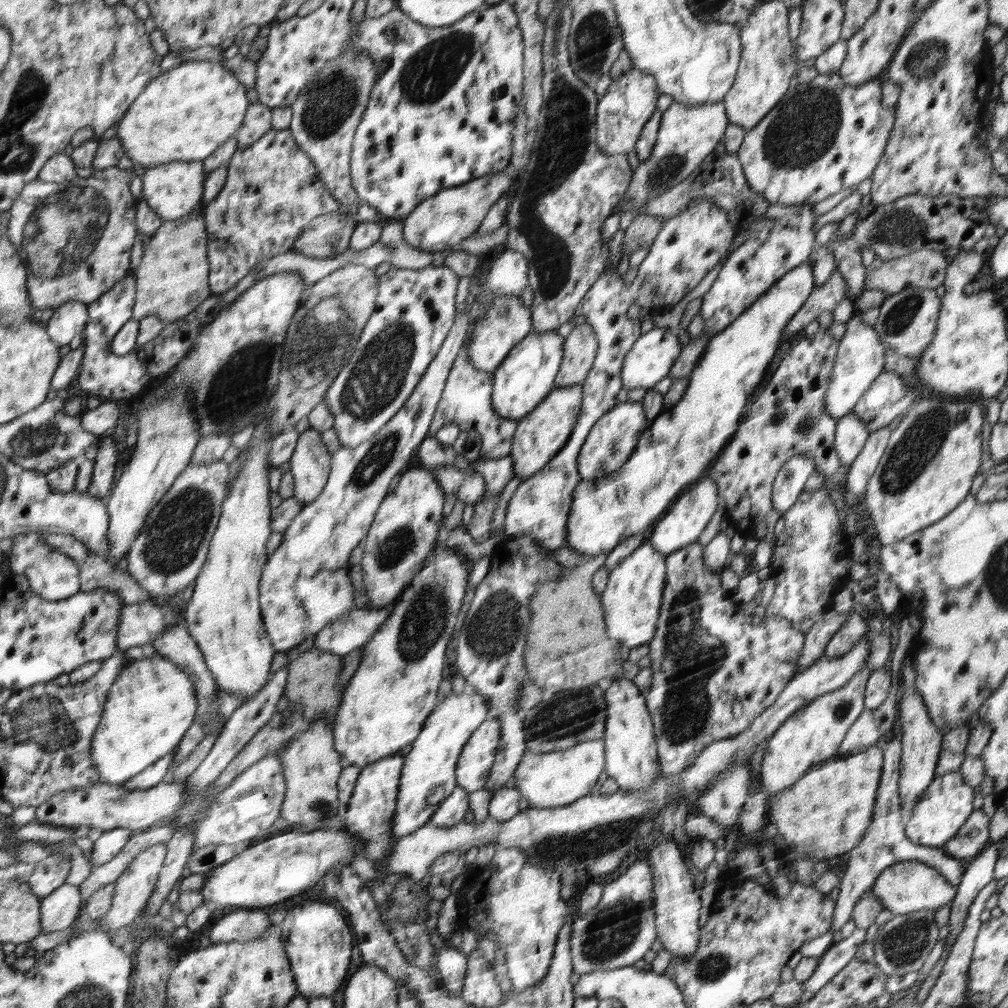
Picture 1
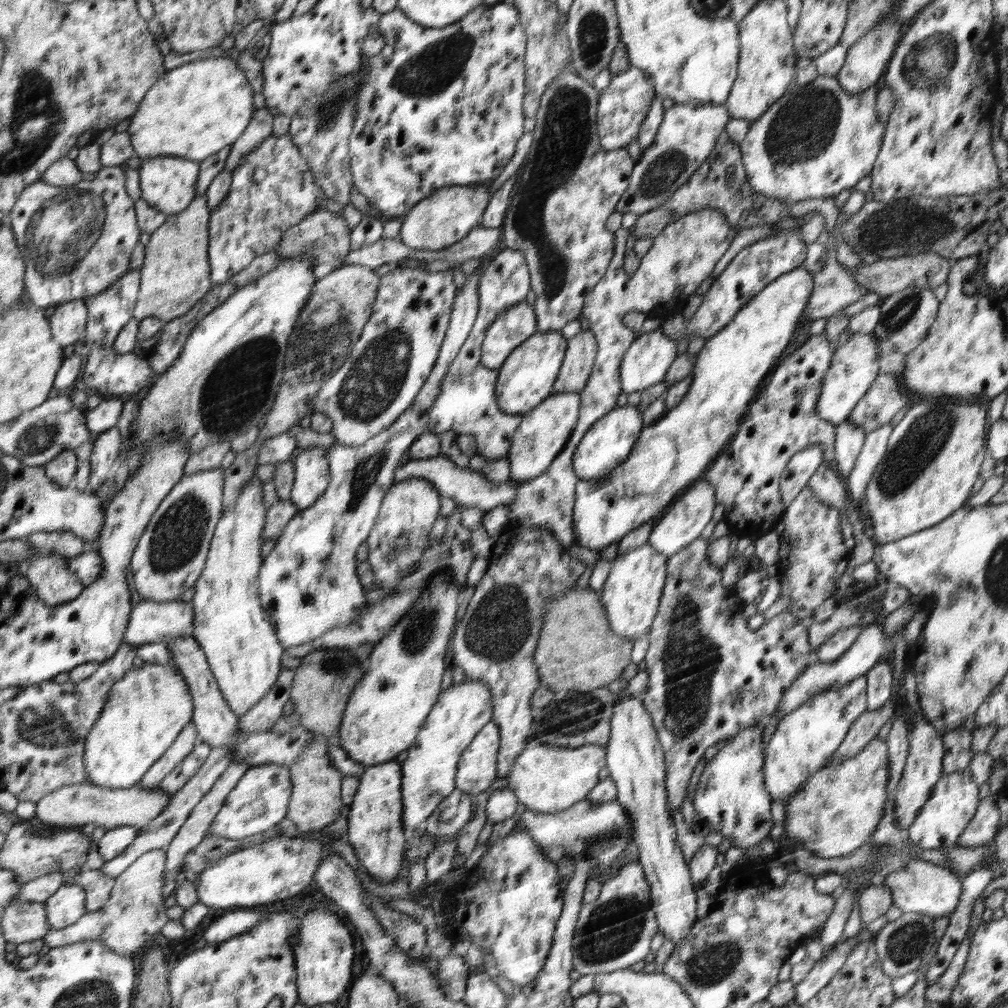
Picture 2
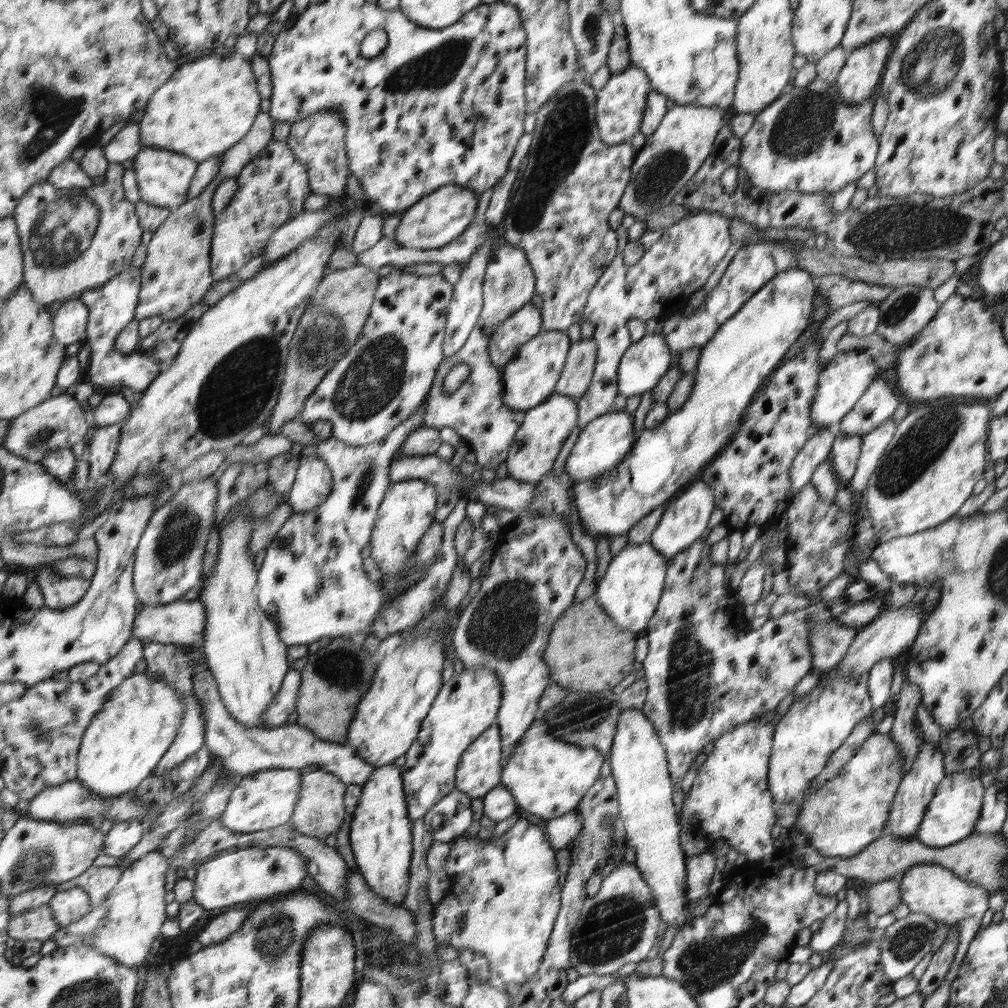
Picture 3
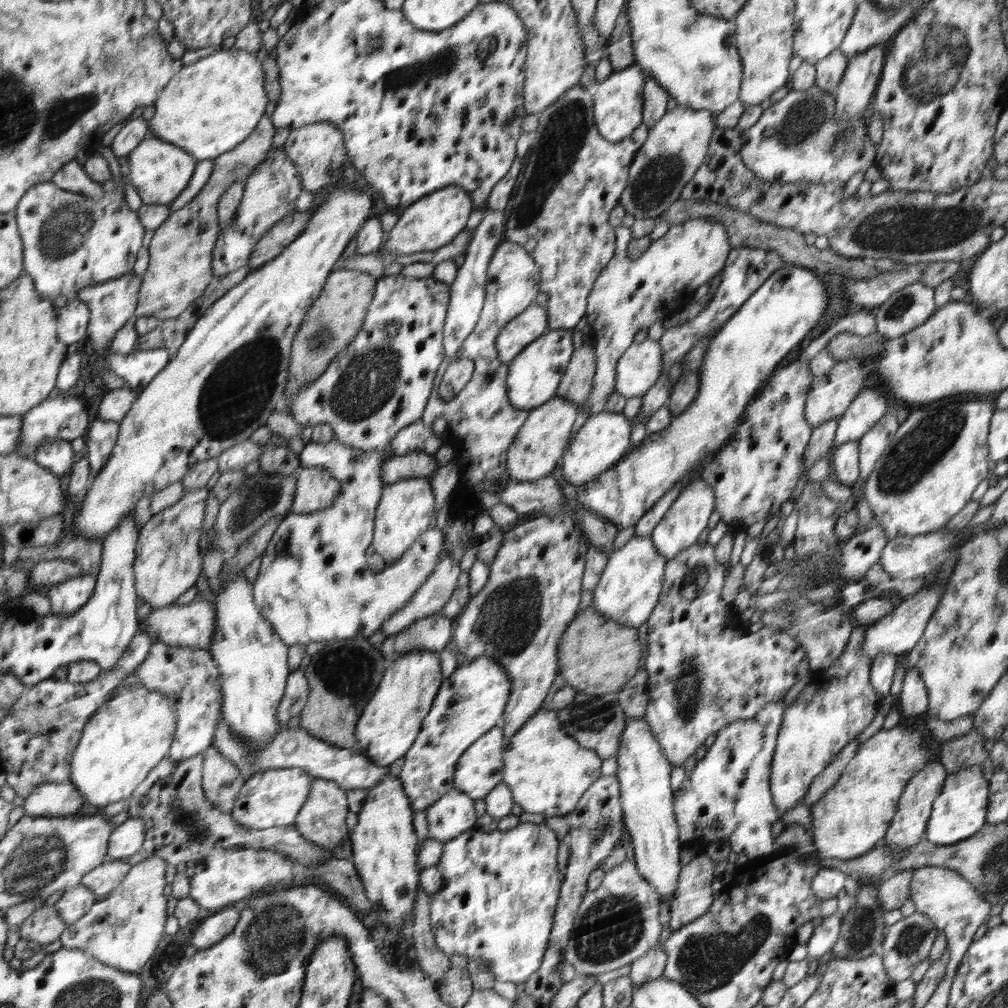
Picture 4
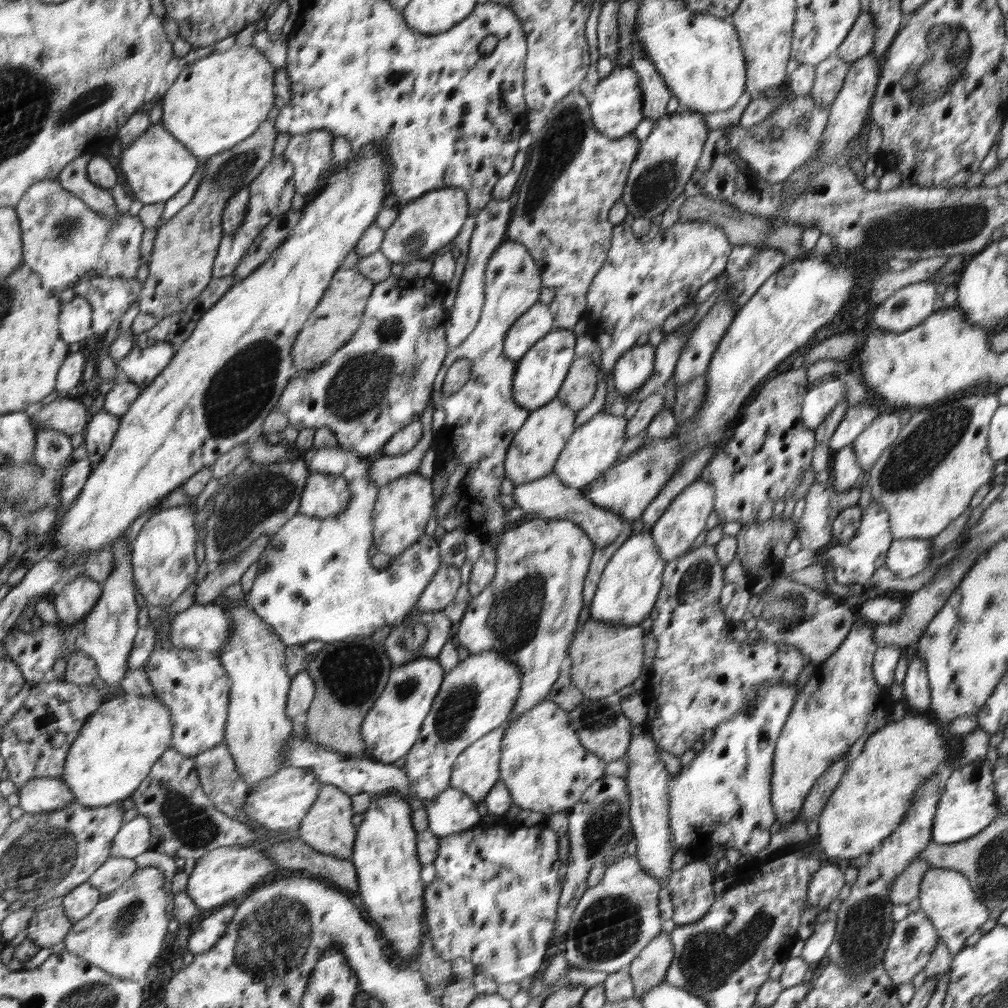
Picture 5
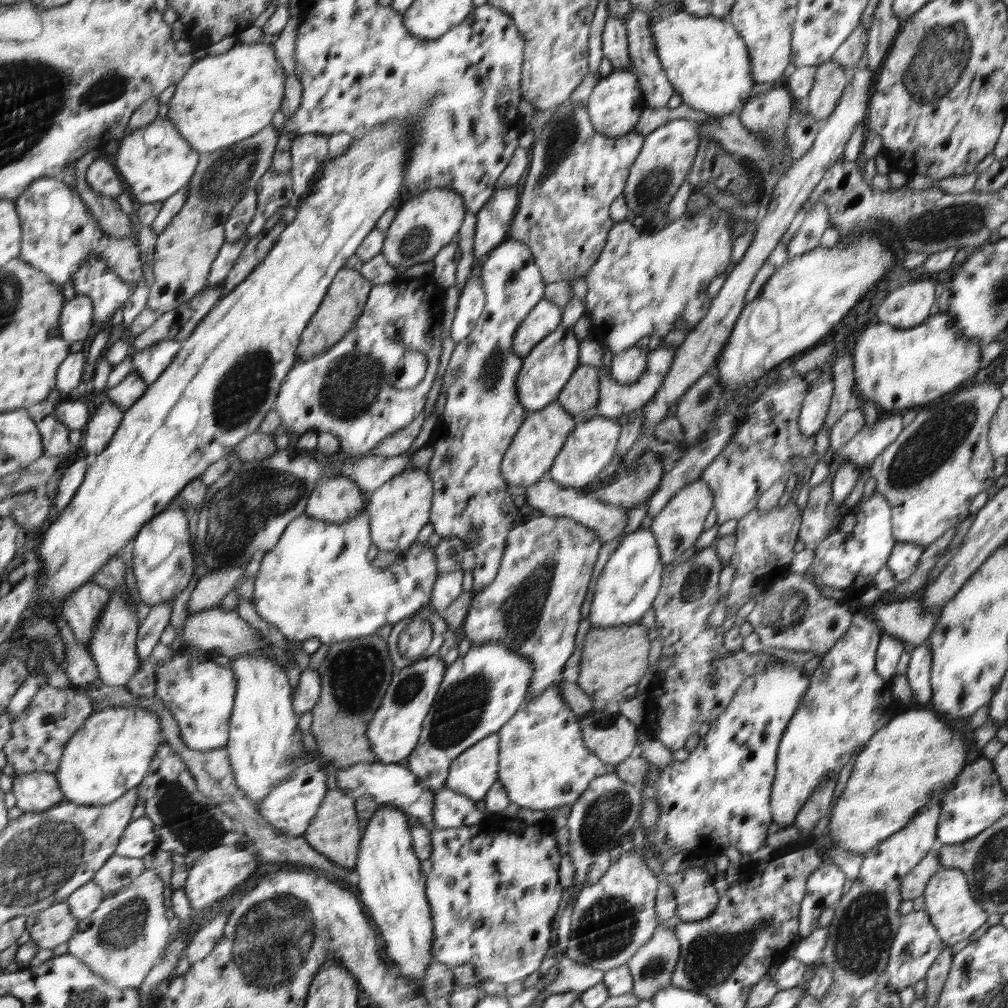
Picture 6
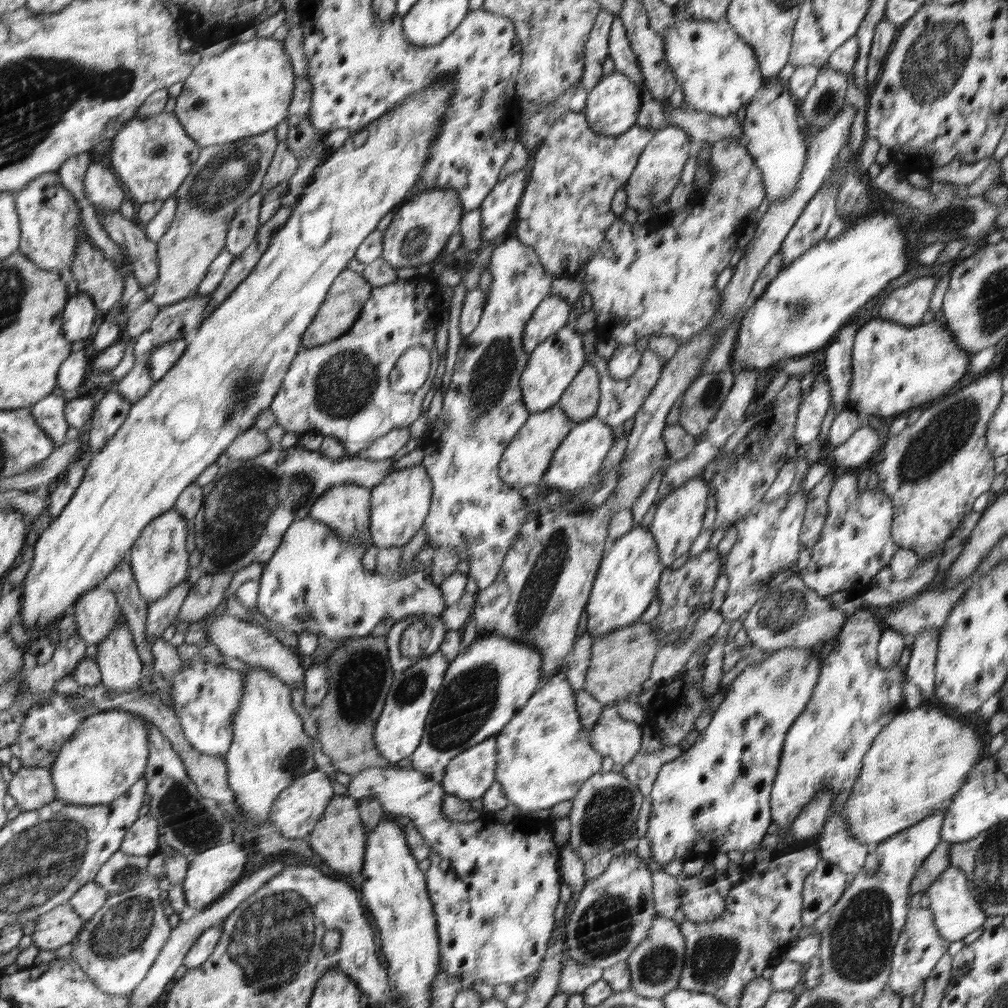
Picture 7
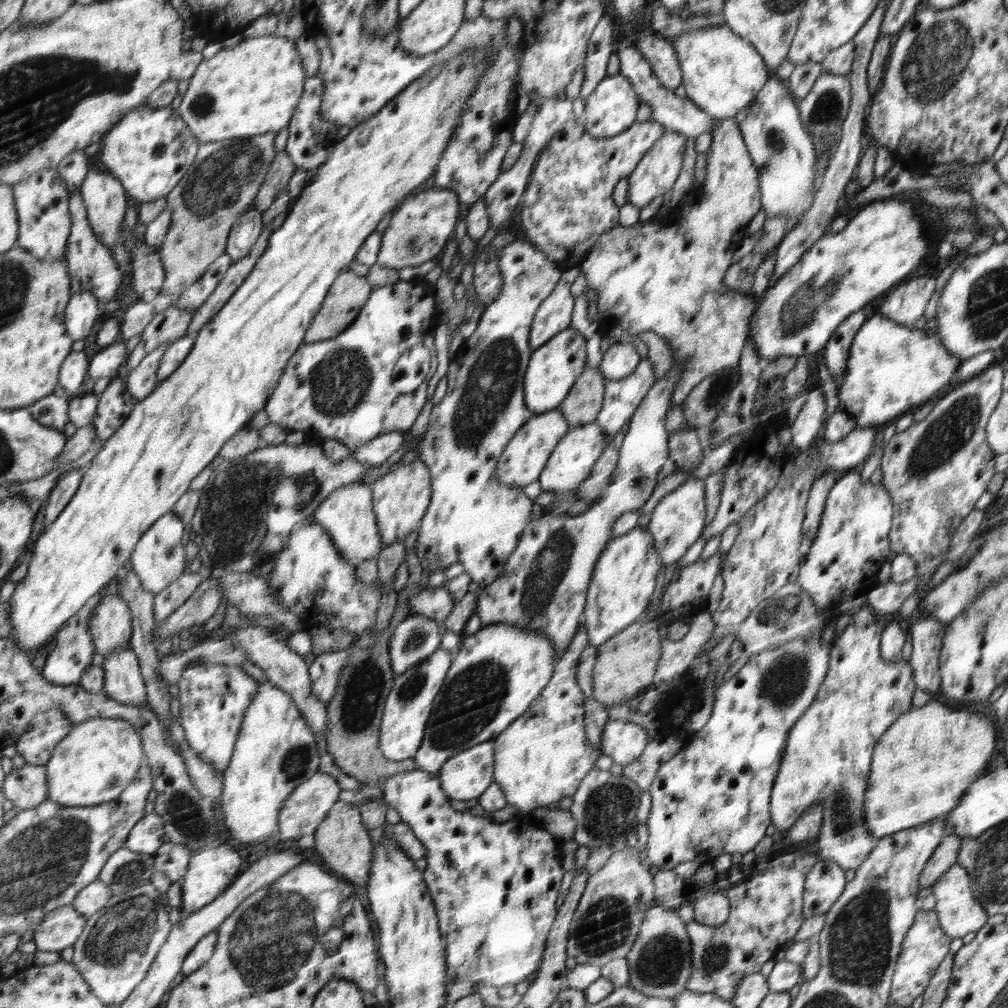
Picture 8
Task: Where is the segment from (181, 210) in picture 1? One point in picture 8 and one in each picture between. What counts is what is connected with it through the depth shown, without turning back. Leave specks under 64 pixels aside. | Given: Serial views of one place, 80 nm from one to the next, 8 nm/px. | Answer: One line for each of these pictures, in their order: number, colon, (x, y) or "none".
2: (169, 183)
3: (164, 177)
4: (159, 170)
5: (157, 166)
6: (156, 162)
7: (153, 156)
8: (150, 149)

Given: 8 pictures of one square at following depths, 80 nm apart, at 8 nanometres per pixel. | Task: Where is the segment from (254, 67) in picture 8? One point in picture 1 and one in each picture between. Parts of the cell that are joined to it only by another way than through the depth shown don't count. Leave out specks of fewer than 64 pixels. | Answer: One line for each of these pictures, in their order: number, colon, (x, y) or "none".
1: (184, 114)
2: (198, 108)
3: (207, 106)
4: (211, 106)
5: (217, 102)
6: (223, 99)
7: (245, 90)

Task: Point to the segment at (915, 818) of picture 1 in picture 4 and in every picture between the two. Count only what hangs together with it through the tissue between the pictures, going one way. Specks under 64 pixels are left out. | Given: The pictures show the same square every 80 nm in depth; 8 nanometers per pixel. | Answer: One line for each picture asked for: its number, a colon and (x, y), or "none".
2: (952, 806)
3: (954, 813)
4: (962, 810)

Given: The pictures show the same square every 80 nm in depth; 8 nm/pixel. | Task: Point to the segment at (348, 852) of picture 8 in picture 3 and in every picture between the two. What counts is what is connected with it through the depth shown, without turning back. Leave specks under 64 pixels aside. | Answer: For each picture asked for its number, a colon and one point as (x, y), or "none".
3: (321, 811)
4: (325, 822)
5: (329, 829)
6: (337, 833)
7: (340, 839)

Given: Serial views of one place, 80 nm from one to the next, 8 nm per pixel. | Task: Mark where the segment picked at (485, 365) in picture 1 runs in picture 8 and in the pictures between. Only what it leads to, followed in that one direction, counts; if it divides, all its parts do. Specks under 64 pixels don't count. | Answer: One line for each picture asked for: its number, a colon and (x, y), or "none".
2: (514, 327)
3: (519, 329)
4: (521, 332)
5: (534, 325)
6: (545, 317)
7: (553, 314)
8: (554, 316)

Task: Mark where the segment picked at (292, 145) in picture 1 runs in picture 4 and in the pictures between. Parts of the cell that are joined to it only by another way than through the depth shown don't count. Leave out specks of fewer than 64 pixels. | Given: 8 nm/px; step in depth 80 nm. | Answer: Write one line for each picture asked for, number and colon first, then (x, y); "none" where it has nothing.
2: (274, 188)
3: (271, 191)
4: (270, 193)

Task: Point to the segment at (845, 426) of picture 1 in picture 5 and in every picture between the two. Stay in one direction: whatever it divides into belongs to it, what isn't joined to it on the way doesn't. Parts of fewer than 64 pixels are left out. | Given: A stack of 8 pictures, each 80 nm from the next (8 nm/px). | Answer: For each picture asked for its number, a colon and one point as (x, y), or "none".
2: (850, 439)
3: (846, 450)
4: (845, 459)
5: (846, 473)

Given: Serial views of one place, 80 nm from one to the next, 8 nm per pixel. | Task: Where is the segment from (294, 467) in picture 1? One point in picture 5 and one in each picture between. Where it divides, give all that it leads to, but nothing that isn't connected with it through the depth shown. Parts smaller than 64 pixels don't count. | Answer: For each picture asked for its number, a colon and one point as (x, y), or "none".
2: (312, 475)
3: (313, 482)
4: (316, 489)
5: (326, 495)

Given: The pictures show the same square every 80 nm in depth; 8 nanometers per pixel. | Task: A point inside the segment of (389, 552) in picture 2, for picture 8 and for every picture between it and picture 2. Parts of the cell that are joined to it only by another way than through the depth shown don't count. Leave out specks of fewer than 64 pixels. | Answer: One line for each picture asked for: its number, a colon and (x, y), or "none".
3: (406, 515)
4: (407, 505)
5: (403, 507)
6: (399, 509)
7: (400, 503)
8: (401, 497)

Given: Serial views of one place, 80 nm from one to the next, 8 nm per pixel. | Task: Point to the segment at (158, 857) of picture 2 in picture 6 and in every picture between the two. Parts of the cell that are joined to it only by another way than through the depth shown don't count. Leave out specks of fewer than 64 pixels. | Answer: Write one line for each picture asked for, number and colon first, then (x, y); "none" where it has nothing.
3: (124, 926)
4: (123, 931)
5: (124, 933)
6: (125, 937)

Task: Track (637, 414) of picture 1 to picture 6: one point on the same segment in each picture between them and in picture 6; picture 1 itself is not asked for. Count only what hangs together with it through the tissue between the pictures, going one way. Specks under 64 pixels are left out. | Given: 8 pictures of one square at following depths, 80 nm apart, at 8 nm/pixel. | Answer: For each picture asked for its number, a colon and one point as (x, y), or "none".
2: (609, 443)
3: (601, 445)
4: (601, 442)
5: (594, 448)
6: (591, 447)

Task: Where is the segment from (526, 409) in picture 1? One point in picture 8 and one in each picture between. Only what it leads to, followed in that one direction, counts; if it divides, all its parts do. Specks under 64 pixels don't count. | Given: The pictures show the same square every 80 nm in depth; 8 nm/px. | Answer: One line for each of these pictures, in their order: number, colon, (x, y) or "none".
2: (528, 376)
3: (531, 377)
4: (534, 376)
5: (540, 374)
6: (547, 368)
7: (552, 365)
8: (554, 368)

